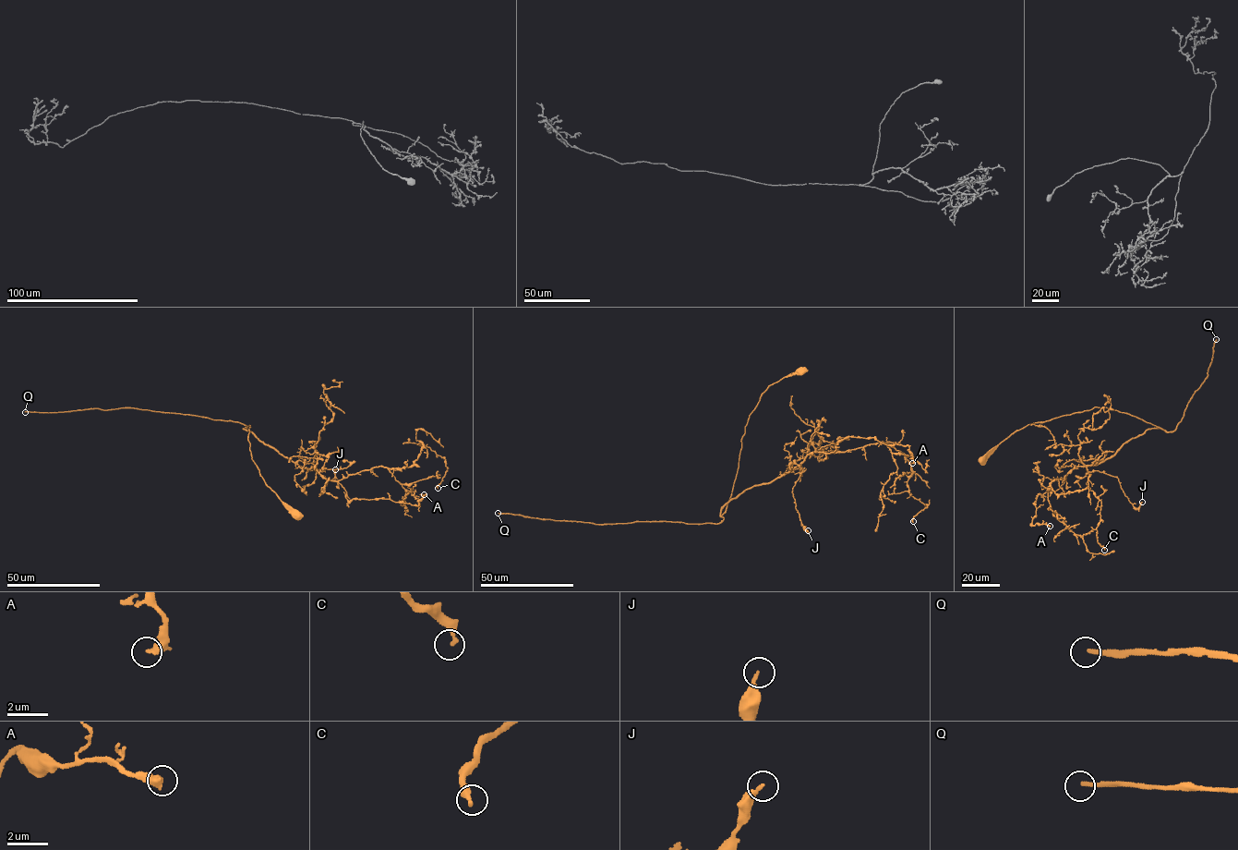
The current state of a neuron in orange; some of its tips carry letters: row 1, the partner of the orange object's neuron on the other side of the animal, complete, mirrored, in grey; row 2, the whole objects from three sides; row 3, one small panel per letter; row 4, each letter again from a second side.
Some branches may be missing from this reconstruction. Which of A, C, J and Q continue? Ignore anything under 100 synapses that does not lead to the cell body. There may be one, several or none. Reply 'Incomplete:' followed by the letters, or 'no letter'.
Incomplete: Q

